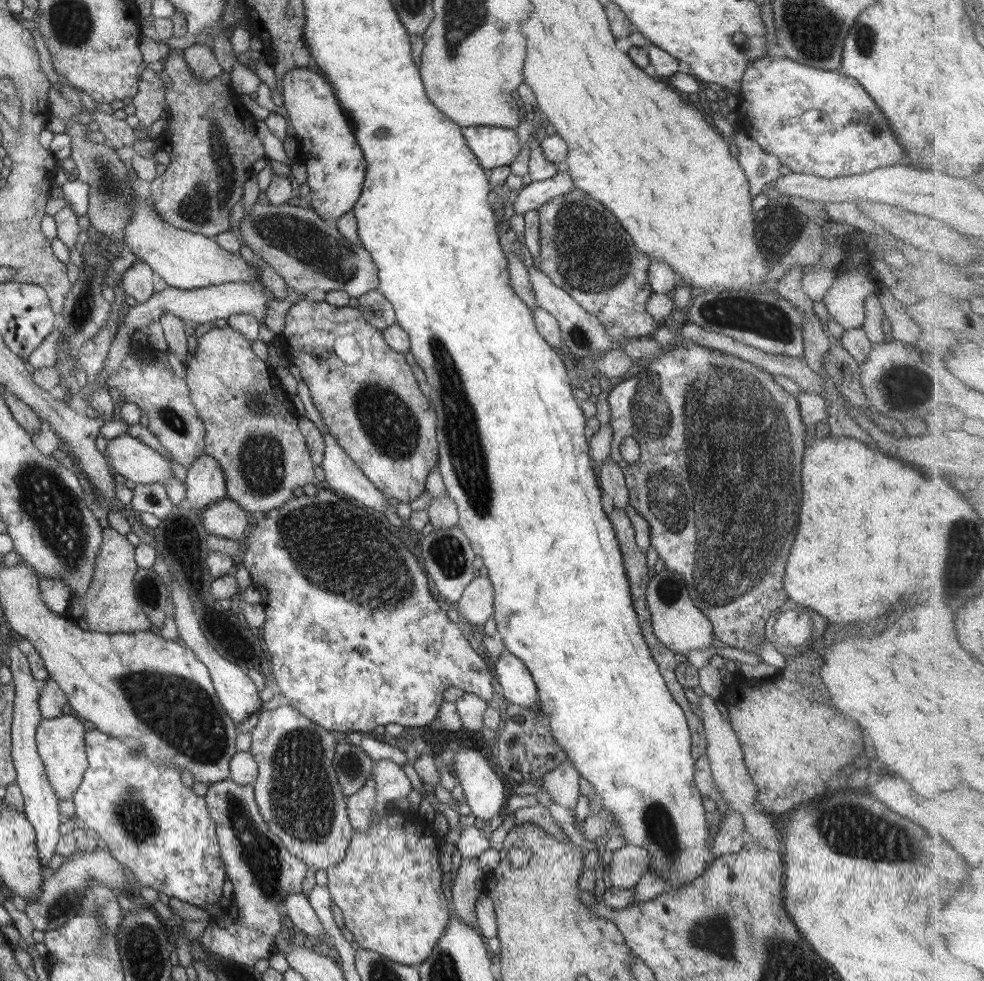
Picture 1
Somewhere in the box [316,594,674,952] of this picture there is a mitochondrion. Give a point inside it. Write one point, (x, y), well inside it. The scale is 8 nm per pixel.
(349, 765)

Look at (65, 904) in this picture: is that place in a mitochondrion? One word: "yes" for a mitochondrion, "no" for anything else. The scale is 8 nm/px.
yes

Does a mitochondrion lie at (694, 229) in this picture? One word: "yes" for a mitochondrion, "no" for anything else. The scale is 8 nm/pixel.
no

